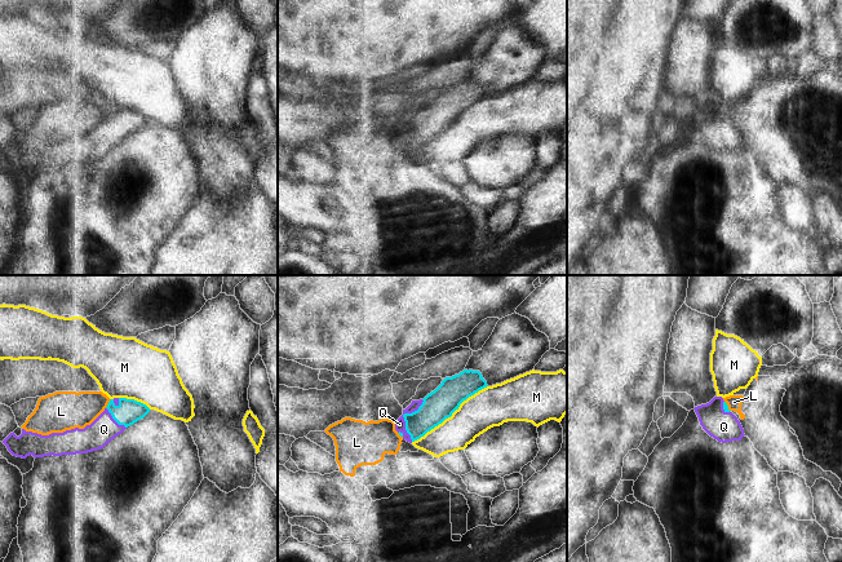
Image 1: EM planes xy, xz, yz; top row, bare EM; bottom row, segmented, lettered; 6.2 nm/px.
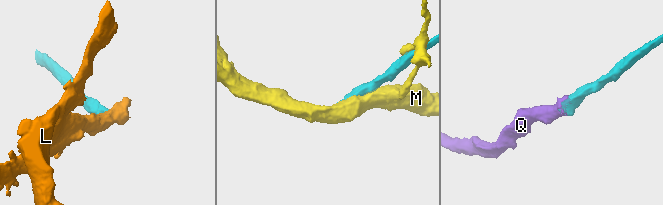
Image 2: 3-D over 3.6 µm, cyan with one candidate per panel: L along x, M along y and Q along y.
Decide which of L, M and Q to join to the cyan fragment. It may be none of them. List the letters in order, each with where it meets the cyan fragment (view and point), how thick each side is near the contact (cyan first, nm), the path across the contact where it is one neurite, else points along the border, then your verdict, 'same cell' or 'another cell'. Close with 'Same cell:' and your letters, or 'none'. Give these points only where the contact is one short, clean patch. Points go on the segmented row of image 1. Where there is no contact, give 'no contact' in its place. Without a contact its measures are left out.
L: meets cyan in xy at (109, 403); 160 nm thick on the cyan side, 240 nm on the other; border along xy (110, 399), (105, 407); another cell
M: meets cyan in xz at (450, 416); 190 nm thick on the cyan side, 240 nm on the other; another cell
Q: meets cyan in xz at (403, 416); 190 nm thick on the cyan side, 60 nm on the other; runs through xz (439, 405), (421, 416), (403, 416), (399, 424); same cell
Same cell: Q

